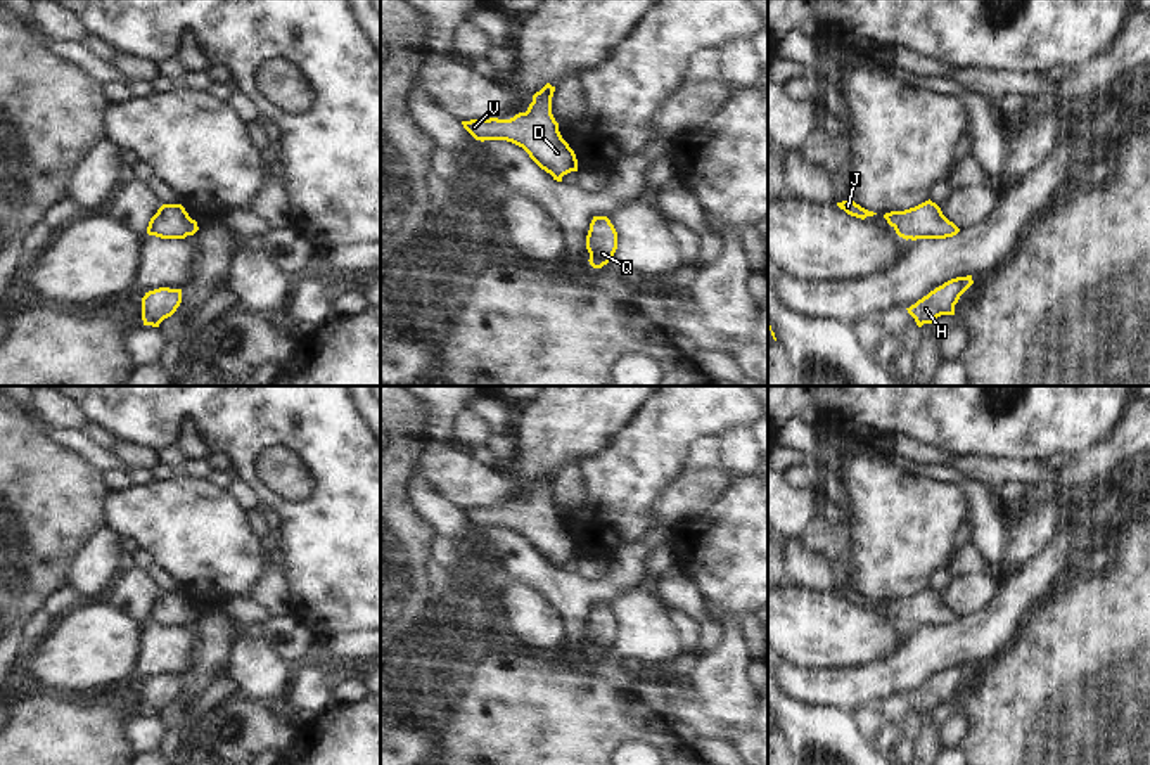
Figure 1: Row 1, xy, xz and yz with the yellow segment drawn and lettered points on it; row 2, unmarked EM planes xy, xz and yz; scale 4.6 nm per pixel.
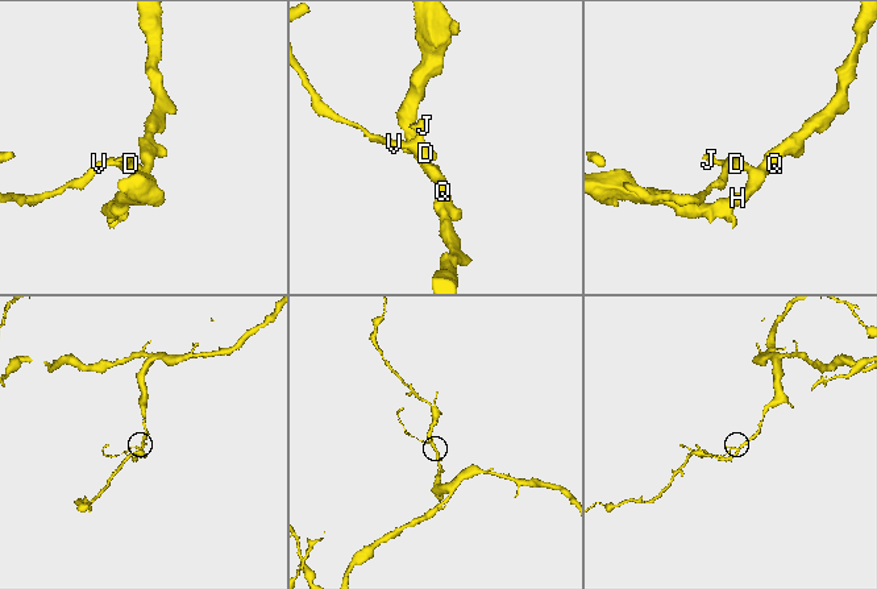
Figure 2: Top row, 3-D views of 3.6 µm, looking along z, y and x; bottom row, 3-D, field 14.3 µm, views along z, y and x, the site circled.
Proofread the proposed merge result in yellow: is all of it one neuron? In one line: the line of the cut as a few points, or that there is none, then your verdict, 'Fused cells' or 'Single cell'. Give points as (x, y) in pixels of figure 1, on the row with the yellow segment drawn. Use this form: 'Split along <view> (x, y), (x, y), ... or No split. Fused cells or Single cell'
No split. Single cell.

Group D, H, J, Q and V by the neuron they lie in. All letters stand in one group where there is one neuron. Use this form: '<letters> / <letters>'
D H J Q V

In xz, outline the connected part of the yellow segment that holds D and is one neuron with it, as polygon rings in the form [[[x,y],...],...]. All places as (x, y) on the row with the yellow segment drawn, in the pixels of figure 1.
[[[546,83],[533,95],[527,111],[510,119],[470,119],[462,125],[476,140],[507,140],[522,147],[541,170],[562,182],[564,175],[578,171],[578,159],[552,114],[553,92],[555,87]]]

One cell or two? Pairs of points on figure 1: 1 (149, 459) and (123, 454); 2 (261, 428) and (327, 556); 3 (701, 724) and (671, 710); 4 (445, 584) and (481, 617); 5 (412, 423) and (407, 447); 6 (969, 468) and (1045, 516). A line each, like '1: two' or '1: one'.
1: one
2: one
3: one
4: one
5: one
6: one

